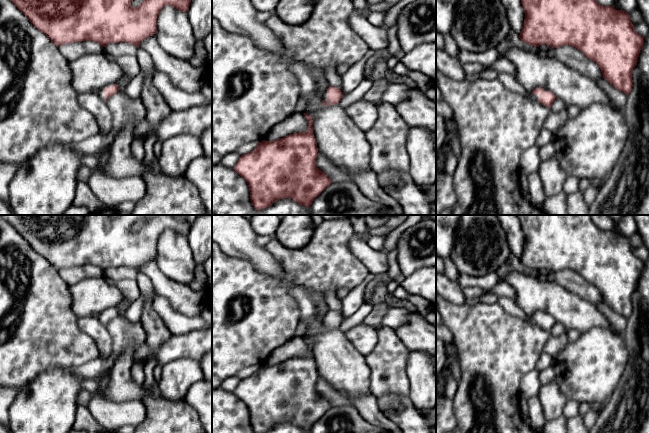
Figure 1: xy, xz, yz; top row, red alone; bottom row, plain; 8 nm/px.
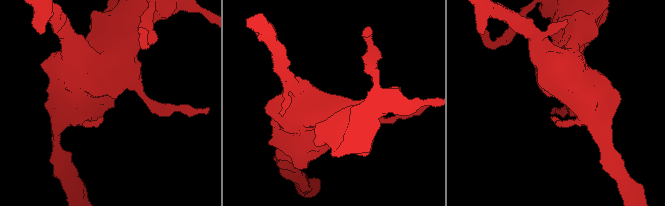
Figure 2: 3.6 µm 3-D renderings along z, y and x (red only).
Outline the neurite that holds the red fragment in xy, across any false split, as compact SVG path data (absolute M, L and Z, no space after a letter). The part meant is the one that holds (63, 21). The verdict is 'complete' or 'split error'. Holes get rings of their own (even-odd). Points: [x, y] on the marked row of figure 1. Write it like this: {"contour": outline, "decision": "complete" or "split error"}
{"contour": "M11 0L15 6L29 19L29 21L42 33L44 33L58 47L73 42L94 41L102 47L110 43L127 42L139 48L139 44L146 38L157 33L157 18L164 6L173 6L177 10L187 12L190 6L190 0L144 0L139 6L132 7L133 0Z", "decision": "complete"}

